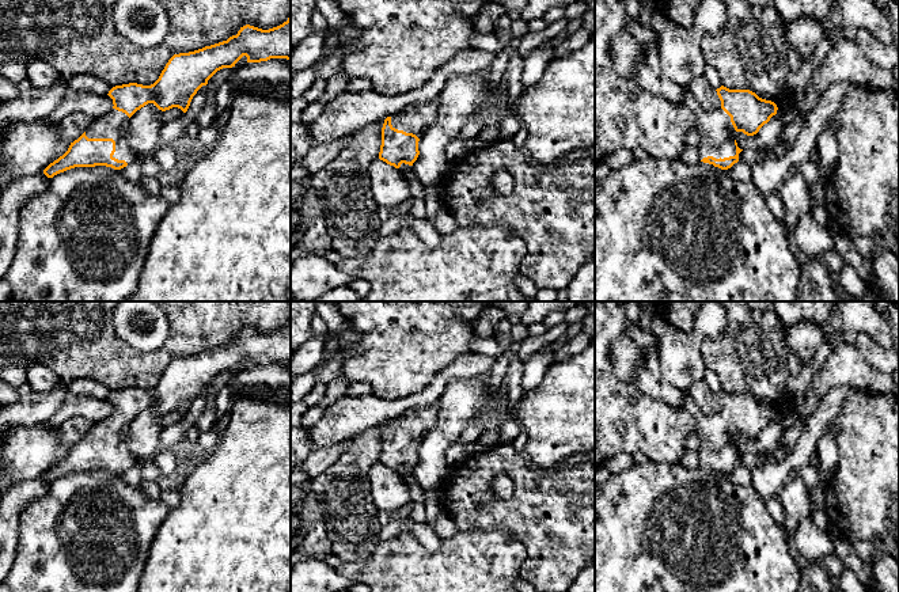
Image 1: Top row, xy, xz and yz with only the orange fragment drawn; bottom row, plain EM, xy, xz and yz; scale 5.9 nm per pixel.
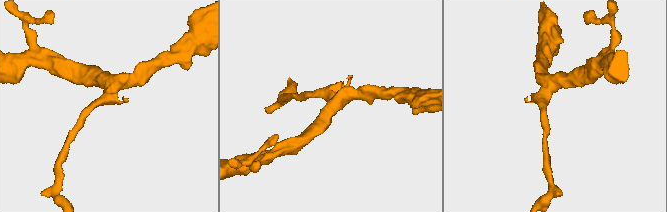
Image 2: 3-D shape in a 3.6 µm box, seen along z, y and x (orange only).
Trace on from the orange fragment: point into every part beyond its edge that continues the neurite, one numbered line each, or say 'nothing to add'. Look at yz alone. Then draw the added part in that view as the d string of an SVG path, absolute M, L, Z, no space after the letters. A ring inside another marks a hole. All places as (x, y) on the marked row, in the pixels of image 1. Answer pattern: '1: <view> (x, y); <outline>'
1: yz (717, 135); M683 87L683 99L679 105L690 109L697 117L697 129L701 136L698 145L701 160L708 156L724 159L736 155L736 130L731 117L721 107L714 111L705 111L690 87Z

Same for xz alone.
1: xz (417, 118); M437 99L409 105L391 115L391 125L398 130L413 133L421 138L435 124L437 117Z

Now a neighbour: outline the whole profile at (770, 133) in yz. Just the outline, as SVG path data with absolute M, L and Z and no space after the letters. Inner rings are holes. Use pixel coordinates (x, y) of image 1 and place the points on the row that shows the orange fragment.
M773 115L759 132L754 136L747 136L743 132L736 132L736 143L740 149L760 149L775 145L784 133L784 126L777 115Z

